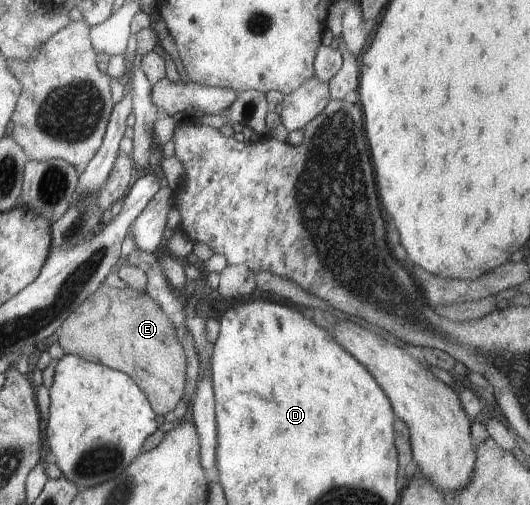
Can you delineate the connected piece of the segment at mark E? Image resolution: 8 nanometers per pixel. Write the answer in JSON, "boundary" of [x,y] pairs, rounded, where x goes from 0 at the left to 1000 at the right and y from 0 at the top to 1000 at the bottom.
{"boundary":[[[194,562],[138,616],[113,648],[113,665],[108,673],[123,701],[155,705],[158,713],[192,721],[245,745],[274,778],[298,824],[304,826],[328,812],[347,786],[351,770],[347,693],[336,677],[321,630],[306,622],[306,610],[298,610],[298,602],[279,586],[277,578],[260,578],[245,568],[226,574]]]}

